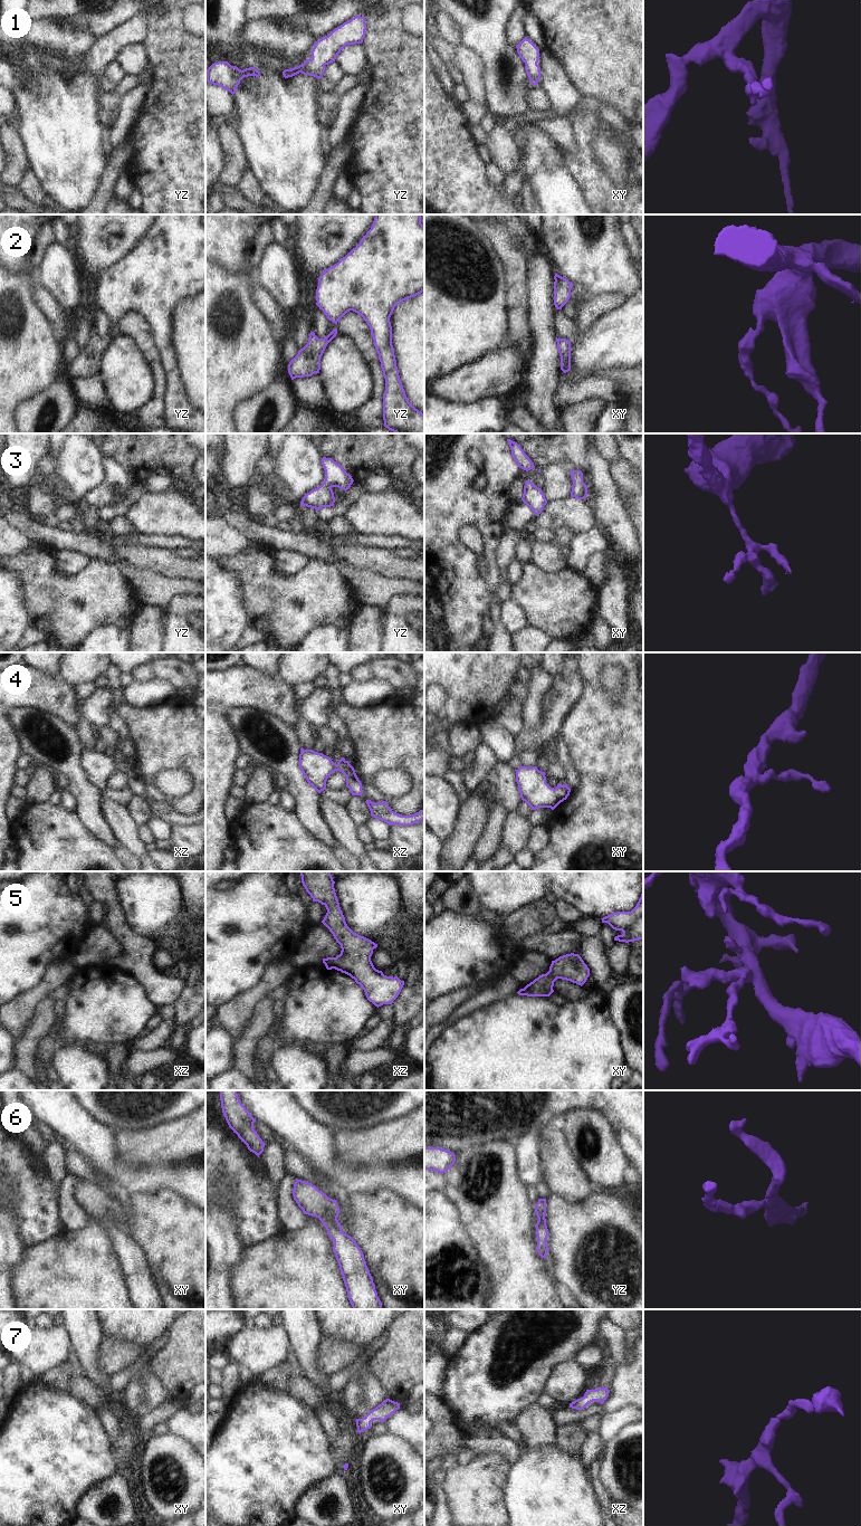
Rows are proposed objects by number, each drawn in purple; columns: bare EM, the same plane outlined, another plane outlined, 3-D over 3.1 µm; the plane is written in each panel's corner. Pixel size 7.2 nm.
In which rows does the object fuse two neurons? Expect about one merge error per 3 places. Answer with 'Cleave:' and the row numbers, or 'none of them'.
Cleave: none of them

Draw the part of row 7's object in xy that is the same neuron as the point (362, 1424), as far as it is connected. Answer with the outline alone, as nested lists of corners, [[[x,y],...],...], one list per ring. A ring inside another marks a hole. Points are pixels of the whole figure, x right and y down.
[[[390,1399],[384,1400],[380,1405],[371,1410],[364,1418],[356,1419],[355,1422],[357,1427],[357,1432],[361,1433],[364,1430],[371,1429],[371,1422],[374,1420],[385,1422],[385,1420],[399,1409],[400,1403],[394,1402]]]

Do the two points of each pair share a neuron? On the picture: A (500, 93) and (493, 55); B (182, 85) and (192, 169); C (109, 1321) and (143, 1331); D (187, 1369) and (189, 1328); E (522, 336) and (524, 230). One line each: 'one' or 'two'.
A: one
B: one
C: one
D: one
E: one

